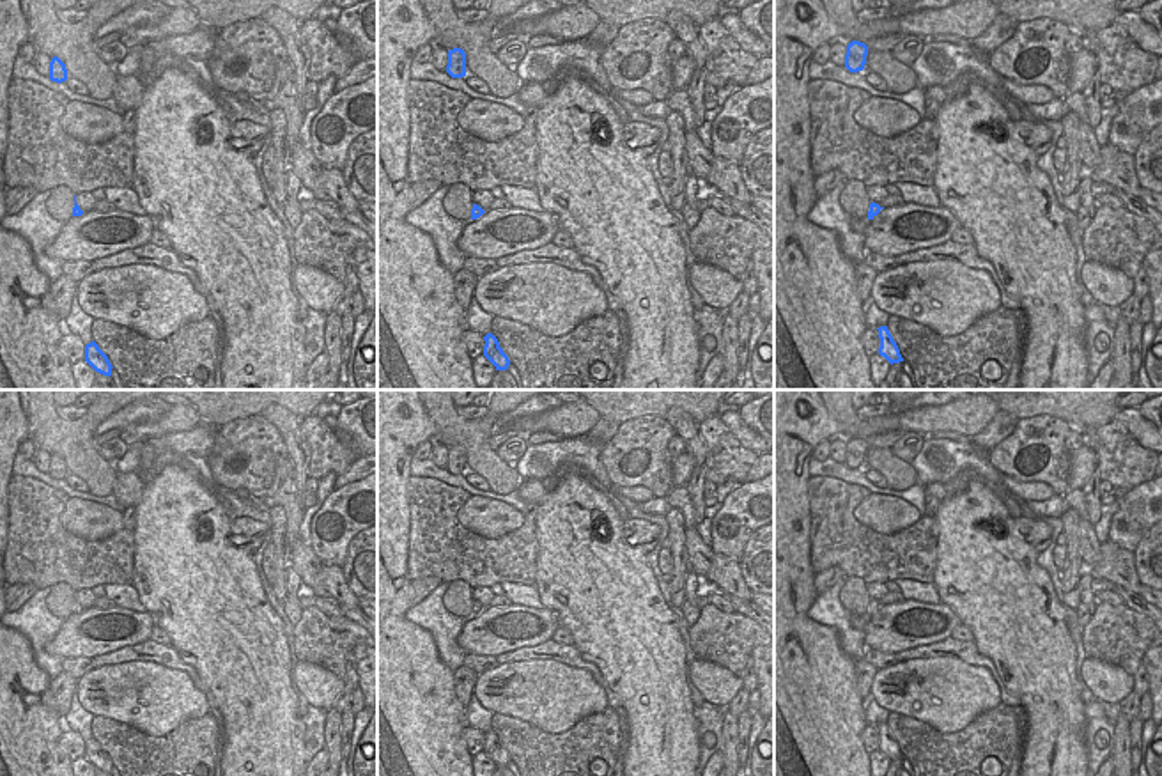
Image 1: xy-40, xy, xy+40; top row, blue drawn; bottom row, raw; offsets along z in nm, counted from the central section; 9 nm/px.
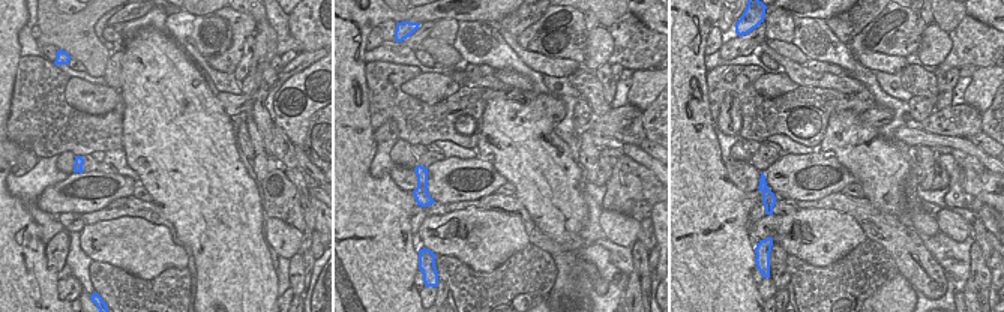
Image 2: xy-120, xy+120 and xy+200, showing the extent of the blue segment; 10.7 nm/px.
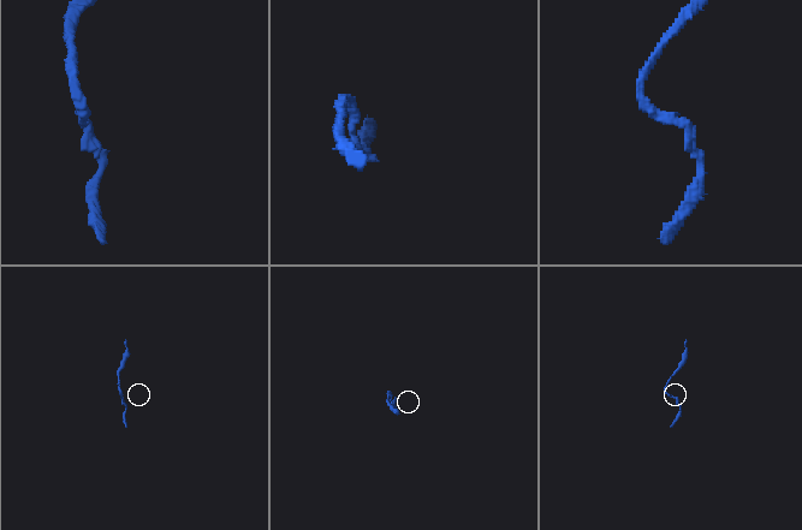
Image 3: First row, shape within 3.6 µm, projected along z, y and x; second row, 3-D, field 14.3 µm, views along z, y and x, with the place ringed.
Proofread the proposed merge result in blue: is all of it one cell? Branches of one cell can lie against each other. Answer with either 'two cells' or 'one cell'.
one cell

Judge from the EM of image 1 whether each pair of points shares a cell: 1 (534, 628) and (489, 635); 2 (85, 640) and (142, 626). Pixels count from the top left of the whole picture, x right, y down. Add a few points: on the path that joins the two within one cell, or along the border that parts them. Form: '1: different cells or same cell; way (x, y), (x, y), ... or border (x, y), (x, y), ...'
1: same cell; way (523, 628), (500, 629)
2: same cell; way (100, 640), (130, 638)

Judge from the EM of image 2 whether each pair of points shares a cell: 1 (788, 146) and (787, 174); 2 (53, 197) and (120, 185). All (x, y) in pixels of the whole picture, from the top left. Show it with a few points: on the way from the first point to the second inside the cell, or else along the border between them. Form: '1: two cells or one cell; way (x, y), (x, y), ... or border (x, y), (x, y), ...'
1: two cells; border (812, 152), (782, 155)
2: one cell; way (71, 198), (80, 192), (105, 191)

